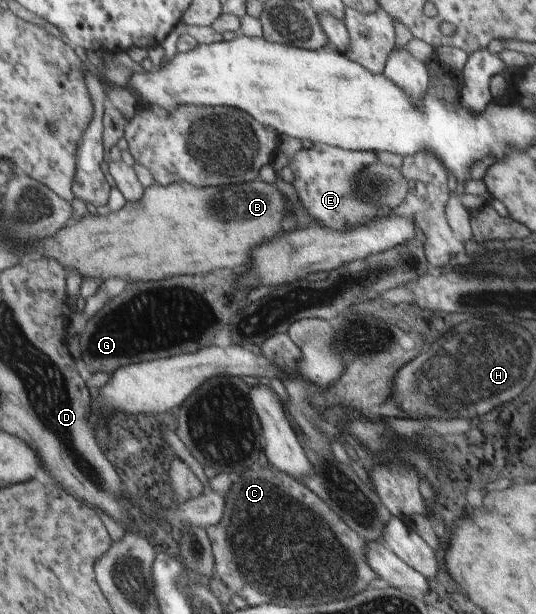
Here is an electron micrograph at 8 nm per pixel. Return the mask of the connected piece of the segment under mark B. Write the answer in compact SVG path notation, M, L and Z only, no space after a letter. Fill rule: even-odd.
M261 180L205 189L188 182L171 183L167 186L156 184L144 189L141 200L127 201L121 209L108 215L86 214L75 224L67 225L56 232L55 236L43 239L43 254L50 259L55 258L59 264L63 264L63 268L73 268L79 270L81 276L93 276L101 280L107 278L123 278L125 282L167 280L167 276L203 274L223 268L235 270L241 264L245 266L251 262L249 256L253 248L261 244L261 240L275 239L277 238L275 234L282 235L285 232L283 220L287 220L288 213L289 210L284 209L283 192L275 185ZM243 232L247 232L245 250L241 244Z

